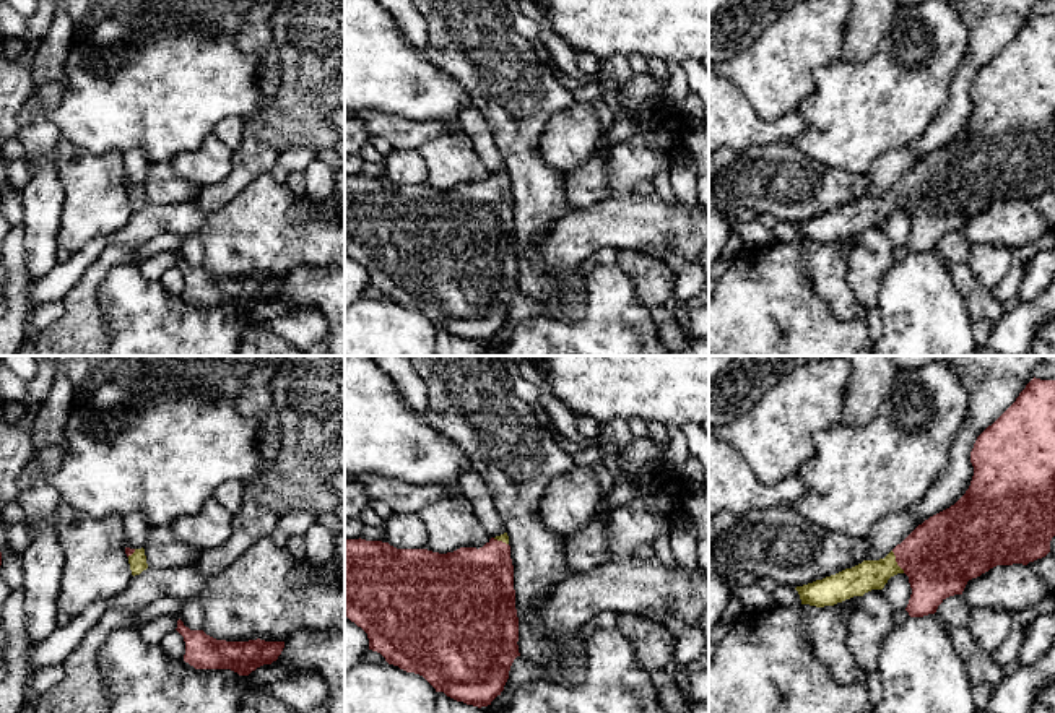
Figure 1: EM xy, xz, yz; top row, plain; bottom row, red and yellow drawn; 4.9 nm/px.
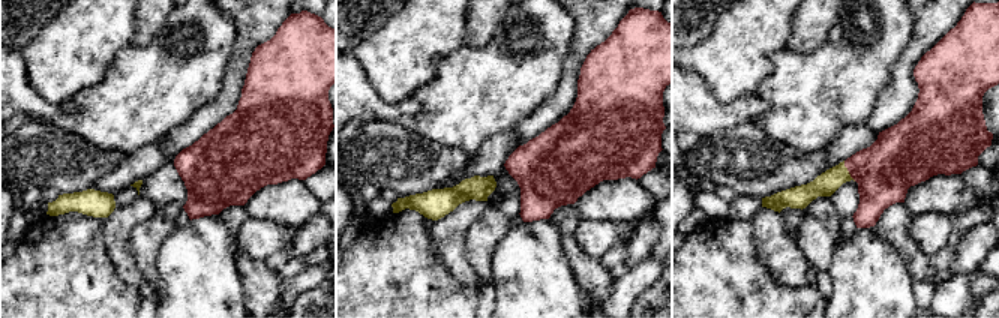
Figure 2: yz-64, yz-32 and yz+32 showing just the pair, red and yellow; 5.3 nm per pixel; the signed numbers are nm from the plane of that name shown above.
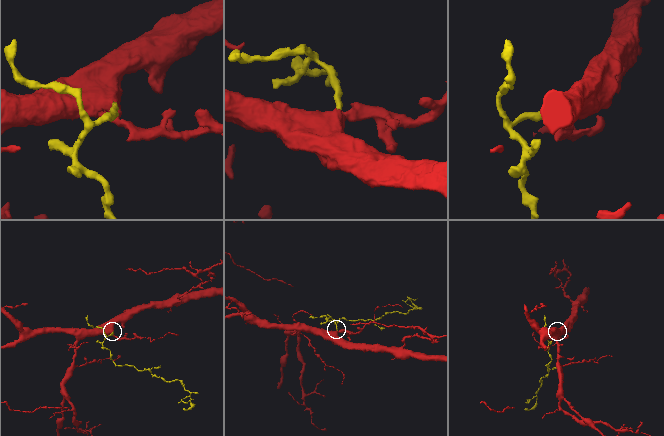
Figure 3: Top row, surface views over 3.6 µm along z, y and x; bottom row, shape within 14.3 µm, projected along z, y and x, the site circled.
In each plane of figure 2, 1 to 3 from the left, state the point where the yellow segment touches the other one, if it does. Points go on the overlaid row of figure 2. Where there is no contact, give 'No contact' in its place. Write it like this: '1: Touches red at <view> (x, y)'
1: No contact
2: No contact
3: Touches red at yz+32 (848, 170)

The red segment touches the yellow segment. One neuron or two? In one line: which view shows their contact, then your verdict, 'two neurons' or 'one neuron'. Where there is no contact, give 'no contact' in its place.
yz | one neuron

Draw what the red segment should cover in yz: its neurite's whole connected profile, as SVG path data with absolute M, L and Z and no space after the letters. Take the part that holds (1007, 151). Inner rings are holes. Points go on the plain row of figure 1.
M1032 15L1016 37L975 76L974 112L966 130L949 145L918 161L884 195L863 197L836 211L797 223L801 240L834 242L905 210L912 231L910 253L935 250L949 232L962 231L969 216L996 201L1027 201L1050 188L1055 172L1055 16Z

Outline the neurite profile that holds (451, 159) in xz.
M463 132L434 136L416 151L428 167L424 185L432 188L447 190L460 184L484 182L491 175Z

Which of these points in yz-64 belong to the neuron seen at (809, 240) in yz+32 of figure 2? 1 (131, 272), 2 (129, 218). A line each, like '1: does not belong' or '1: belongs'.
1: does not belong
2: does not belong

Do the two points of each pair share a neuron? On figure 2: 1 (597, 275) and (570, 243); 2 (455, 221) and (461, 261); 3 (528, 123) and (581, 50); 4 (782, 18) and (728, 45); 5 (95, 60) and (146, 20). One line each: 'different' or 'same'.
1: same
2: same
3: same
4: same
5: different

